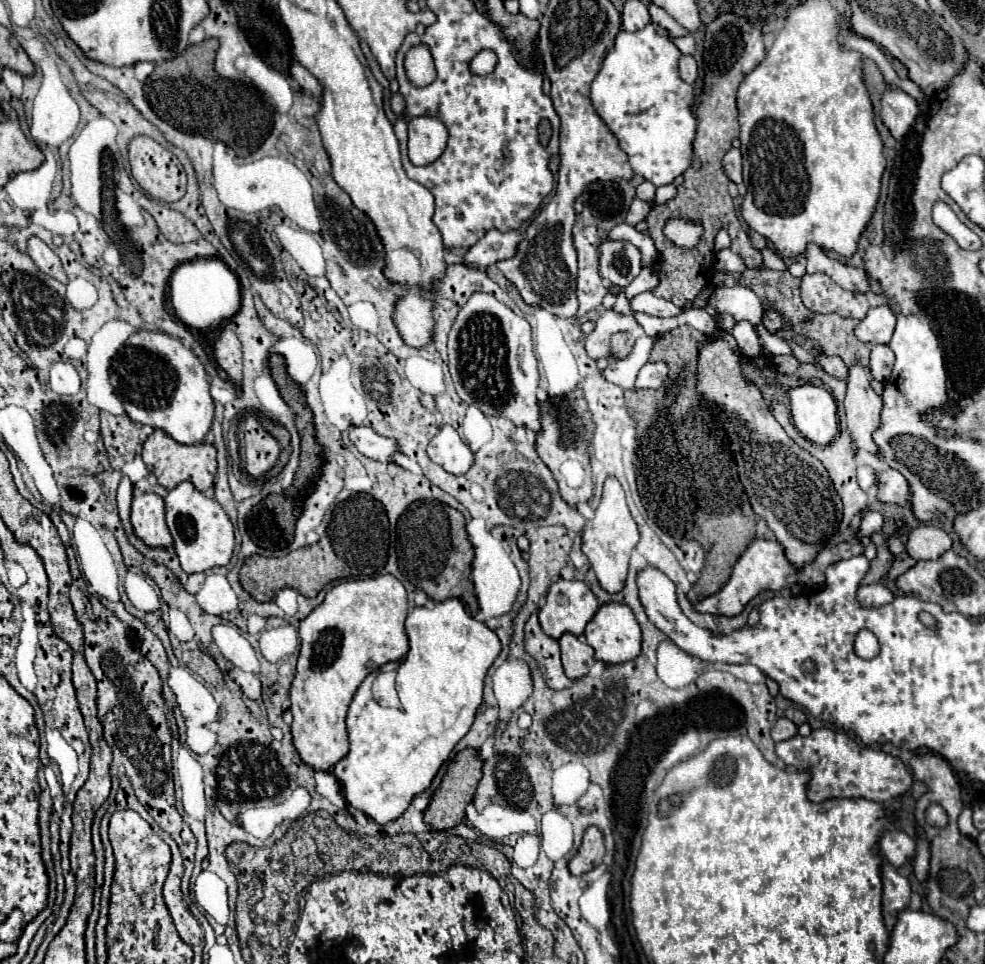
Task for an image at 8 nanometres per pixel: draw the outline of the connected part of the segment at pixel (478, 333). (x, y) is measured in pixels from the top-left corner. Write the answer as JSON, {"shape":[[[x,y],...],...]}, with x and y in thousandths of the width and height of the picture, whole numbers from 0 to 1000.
{"shape":[[[483,303],[467,322],[465,330],[459,336],[459,342],[455,346],[455,376],[457,376],[457,388],[463,400],[465,411],[477,419],[489,425],[493,432],[512,432],[520,436],[524,442],[536,444],[540,448],[550,448],[548,440],[548,421],[544,413],[546,405],[546,380],[544,369],[540,365],[540,349],[538,349],[538,336],[524,328],[516,317],[508,315],[502,307]]]}

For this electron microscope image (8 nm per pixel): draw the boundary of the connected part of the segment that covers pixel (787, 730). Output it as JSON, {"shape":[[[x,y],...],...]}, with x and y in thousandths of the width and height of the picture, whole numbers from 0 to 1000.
{"shape":[[[794,743],[794,745],[790,745],[788,751],[784,753],[784,768],[786,768],[786,770],[794,770],[794,768],[800,768],[800,766],[808,763],[808,759],[810,759],[808,751],[804,751],[800,745]]]}

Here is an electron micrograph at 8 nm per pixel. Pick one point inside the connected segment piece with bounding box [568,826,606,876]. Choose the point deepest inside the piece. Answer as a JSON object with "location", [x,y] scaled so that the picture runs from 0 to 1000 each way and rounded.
{"location":[601,884]}

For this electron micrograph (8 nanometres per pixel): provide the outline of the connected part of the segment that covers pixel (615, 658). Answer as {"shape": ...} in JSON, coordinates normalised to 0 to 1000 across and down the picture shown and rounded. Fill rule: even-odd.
{"shape":[[[617,624],[609,629],[603,641],[595,647],[593,660],[595,666],[603,672],[605,685],[611,685],[615,689],[634,689],[650,678],[650,649],[646,647],[642,633],[629,624]]]}

